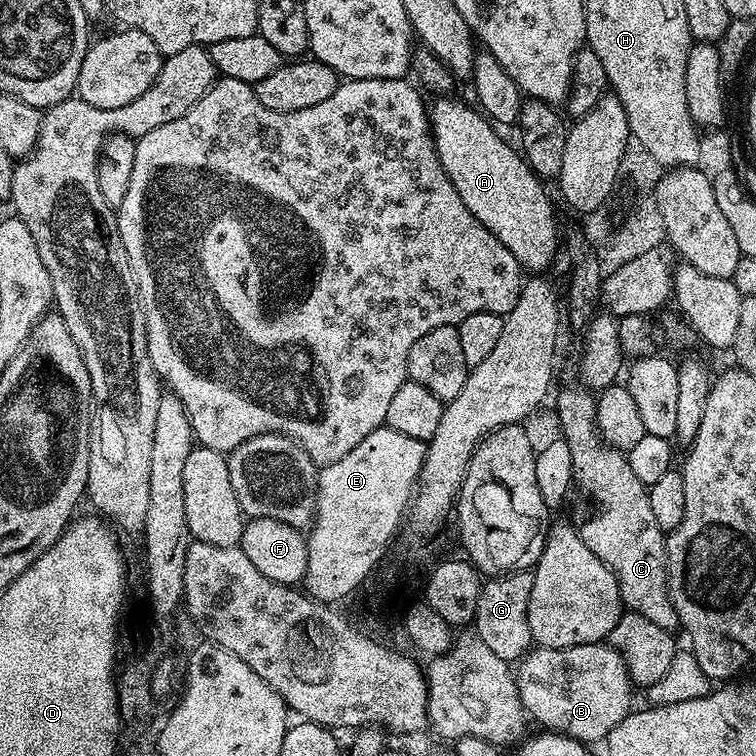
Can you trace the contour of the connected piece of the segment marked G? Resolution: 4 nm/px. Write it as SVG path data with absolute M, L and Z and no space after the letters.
M531 571L510 572L507 576L494 576L485 579L480 585L478 610L474 621L475 635L490 646L493 654L509 662L521 659L533 647L530 634L530 590L534 590L534 578Z

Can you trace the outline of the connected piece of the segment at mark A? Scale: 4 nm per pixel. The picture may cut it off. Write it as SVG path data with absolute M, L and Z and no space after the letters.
M436 98L438 100L430 104L428 113L429 122L432 127L434 146L437 150L438 162L442 164L442 169L453 183L454 189L458 192L458 198L514 254L514 258L520 263L521 269L530 271L532 274L540 274L543 268L548 268L552 264L552 259L556 256L556 246L558 250L558 228L556 232L556 216L552 213L552 204L548 201L548 192L542 180L524 156L515 148L512 149L502 137L491 120L483 112L477 110L471 103L463 104L460 100L446 100L450 98Z

